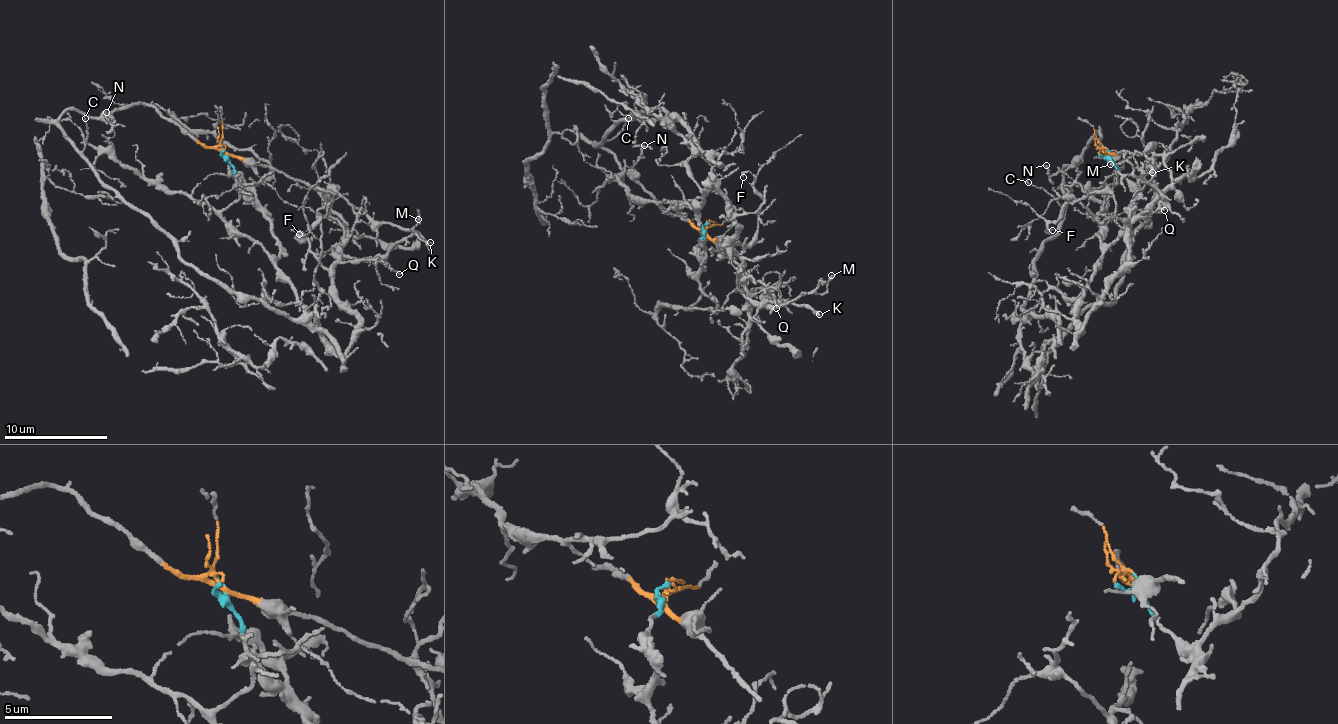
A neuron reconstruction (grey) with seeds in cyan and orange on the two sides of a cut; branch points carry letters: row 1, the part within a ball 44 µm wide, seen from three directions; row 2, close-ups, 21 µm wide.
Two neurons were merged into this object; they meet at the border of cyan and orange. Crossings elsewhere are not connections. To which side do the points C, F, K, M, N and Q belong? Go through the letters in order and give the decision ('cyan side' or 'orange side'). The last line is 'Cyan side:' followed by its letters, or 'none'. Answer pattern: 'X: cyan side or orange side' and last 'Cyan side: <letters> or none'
C: orange side
F: cyan side
K: orange side
M: cyan side
N: cyan side
Q: cyan side
Cyan side: F, M, N, Q

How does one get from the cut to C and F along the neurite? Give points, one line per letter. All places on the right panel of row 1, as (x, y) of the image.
C: (1100, 154), (1101, 149), (1108, 153), (1097, 131), (1077, 162), (1064, 169), (1063, 207), (1046, 191), (1027, 182)
F: (1100, 154), (1135, 193), (1079, 303), (1081, 333), (1130, 235), (1111, 193), (1065, 206), (1052, 229)

